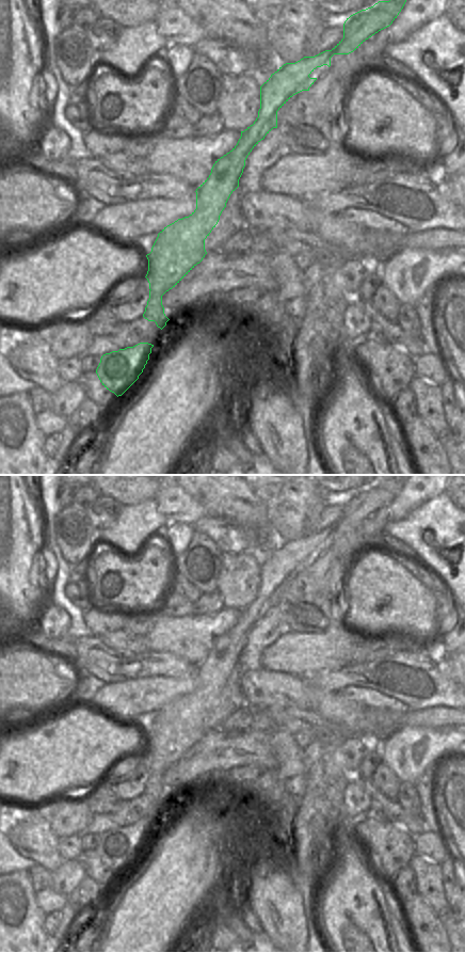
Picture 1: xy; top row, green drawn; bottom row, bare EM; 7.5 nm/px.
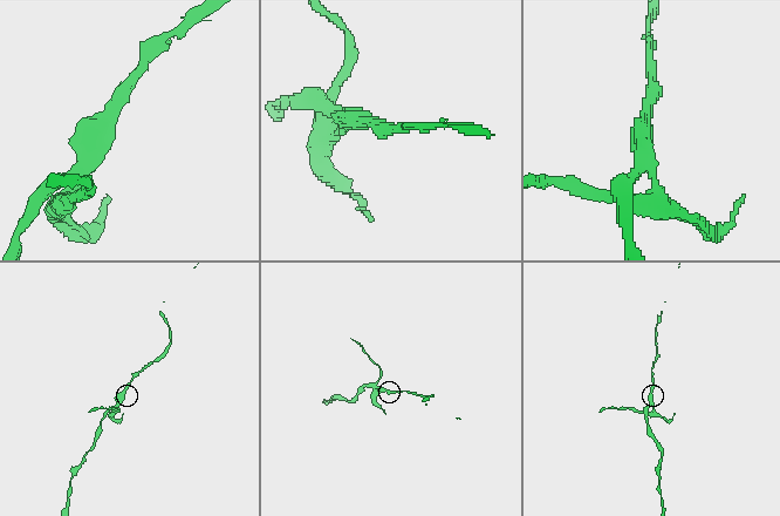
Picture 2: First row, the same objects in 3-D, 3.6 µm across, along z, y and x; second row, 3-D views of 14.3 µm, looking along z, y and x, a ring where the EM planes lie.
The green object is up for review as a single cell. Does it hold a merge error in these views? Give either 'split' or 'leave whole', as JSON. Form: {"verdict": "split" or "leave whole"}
{"verdict": "split"}

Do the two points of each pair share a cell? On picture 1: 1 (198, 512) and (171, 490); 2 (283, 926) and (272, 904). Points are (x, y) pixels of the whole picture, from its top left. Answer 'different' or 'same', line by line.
1: same
2: same

